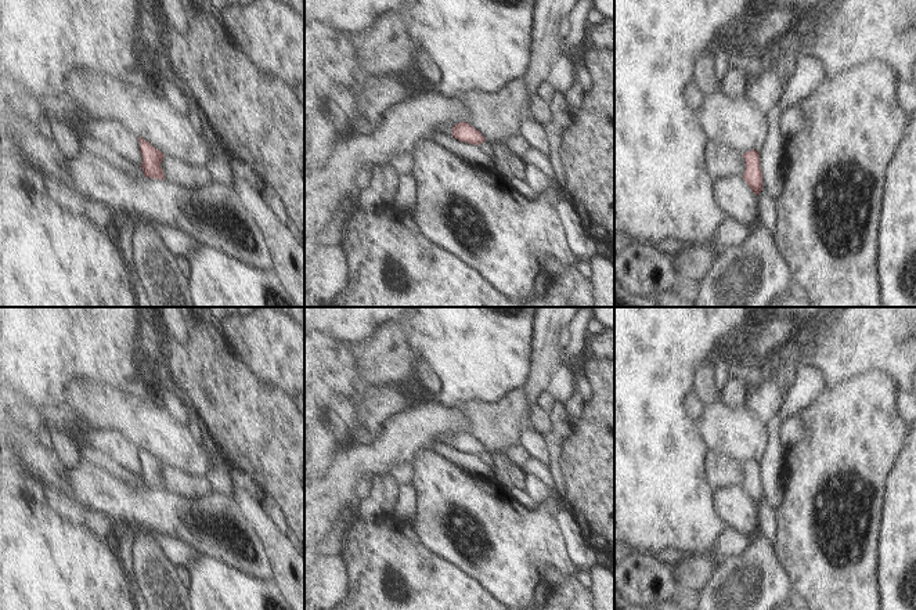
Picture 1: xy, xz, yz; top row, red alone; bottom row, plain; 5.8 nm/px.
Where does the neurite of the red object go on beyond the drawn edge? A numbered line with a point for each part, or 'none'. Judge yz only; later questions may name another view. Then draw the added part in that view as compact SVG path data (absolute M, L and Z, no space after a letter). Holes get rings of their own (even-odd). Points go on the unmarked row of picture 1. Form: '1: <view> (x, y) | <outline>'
none

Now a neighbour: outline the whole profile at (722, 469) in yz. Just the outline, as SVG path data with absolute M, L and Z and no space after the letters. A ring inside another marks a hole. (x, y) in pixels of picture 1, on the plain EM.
M710 447L704 459L707 479L714 490L725 486L743 487L746 472L743 463L732 455Z

